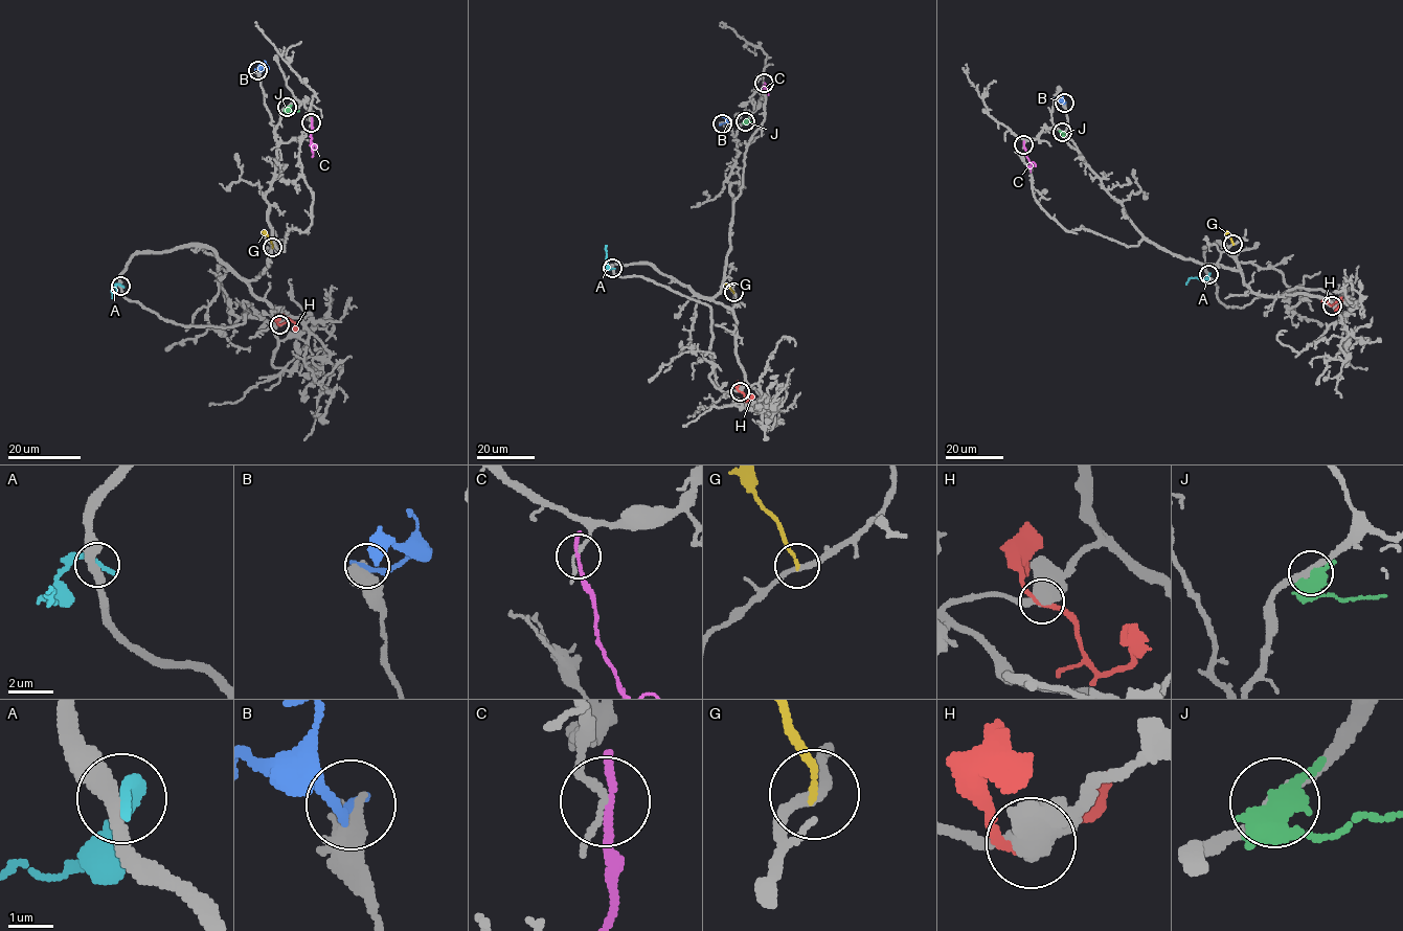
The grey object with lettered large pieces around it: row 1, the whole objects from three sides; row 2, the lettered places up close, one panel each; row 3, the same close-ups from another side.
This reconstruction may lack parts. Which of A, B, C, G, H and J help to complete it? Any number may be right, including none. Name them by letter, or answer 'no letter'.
H

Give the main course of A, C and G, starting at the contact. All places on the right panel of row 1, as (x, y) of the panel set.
A: (1208, 274), (1204, 279), (1190, 278), (1185, 285)
C: (1024, 144), (1026, 157), (1036, 166)
G: (1232, 244), (1224, 231)

